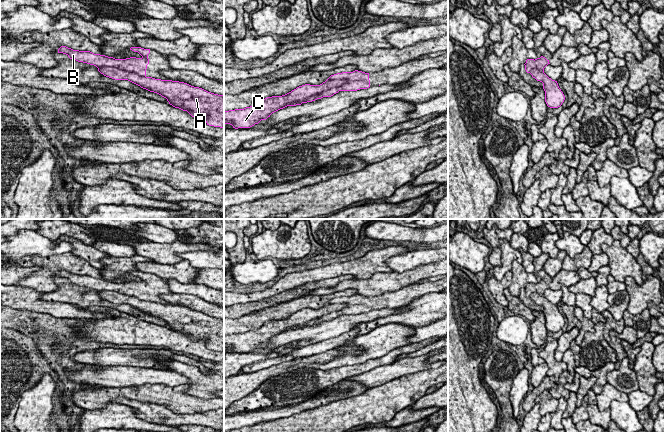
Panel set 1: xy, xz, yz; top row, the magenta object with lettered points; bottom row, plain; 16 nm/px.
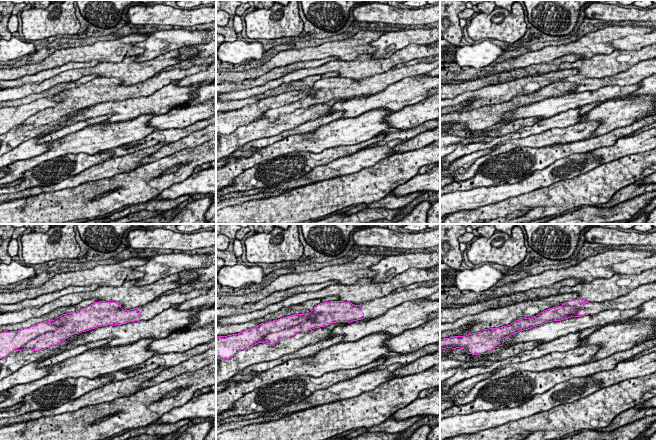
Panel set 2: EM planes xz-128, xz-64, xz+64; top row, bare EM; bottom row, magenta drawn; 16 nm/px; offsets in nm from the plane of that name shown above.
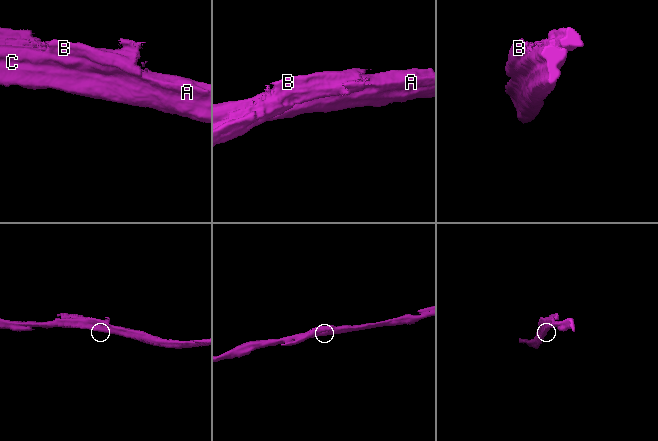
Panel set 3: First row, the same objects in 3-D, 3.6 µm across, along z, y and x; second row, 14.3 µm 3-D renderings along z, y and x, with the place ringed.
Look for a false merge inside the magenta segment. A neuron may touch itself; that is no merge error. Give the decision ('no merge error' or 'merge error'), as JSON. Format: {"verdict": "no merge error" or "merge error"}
{"verdict": "merge error"}

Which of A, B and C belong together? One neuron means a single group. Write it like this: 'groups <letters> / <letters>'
groups A C / B

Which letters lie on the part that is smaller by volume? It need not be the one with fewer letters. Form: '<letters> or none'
B

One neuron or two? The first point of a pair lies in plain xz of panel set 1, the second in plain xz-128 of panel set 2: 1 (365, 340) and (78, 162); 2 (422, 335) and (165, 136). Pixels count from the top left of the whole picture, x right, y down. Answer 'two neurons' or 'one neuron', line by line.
1: two neurons
2: two neurons

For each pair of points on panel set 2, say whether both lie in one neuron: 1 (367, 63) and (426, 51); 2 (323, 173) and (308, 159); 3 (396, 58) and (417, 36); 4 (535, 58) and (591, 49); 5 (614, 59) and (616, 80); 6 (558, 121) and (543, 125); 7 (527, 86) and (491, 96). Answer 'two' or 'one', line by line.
1: one
2: two
3: two
4: one
5: two
6: one
7: one

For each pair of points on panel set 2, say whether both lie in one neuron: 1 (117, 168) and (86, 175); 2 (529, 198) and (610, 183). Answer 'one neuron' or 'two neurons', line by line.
1: one neuron
2: one neuron

